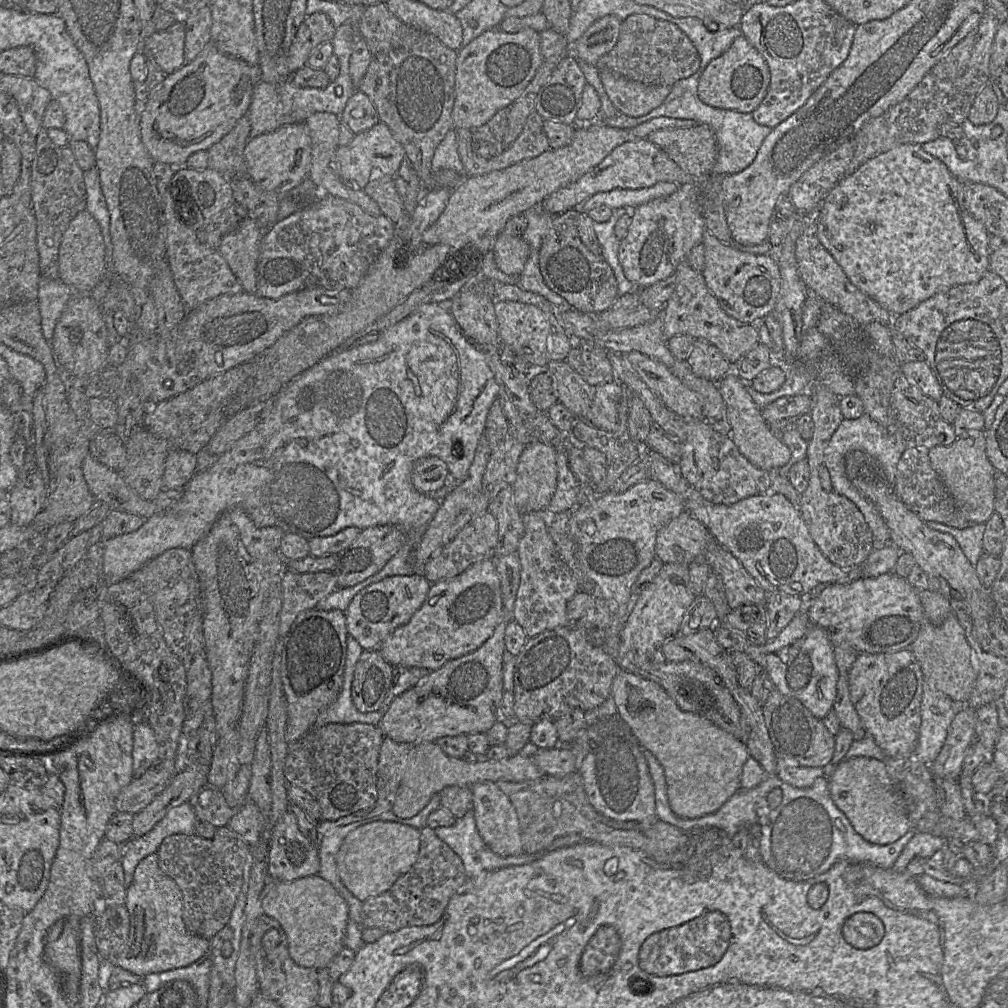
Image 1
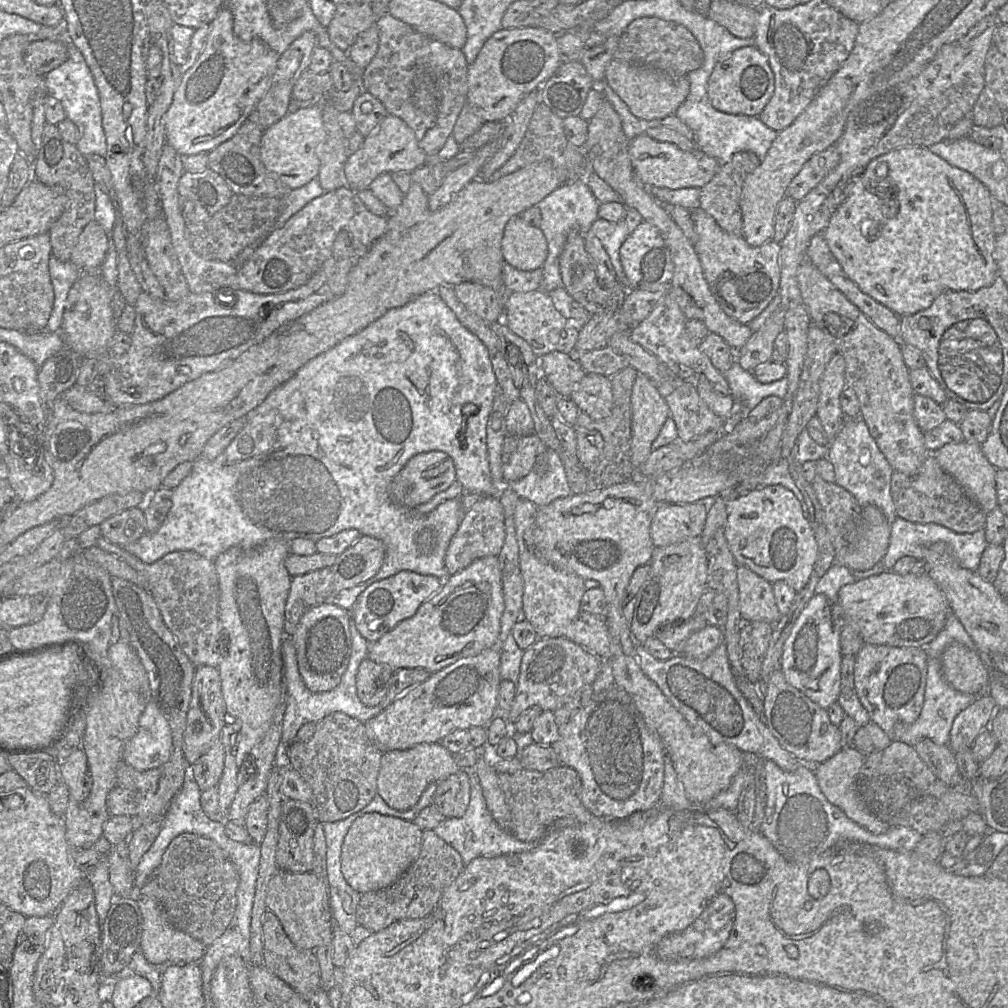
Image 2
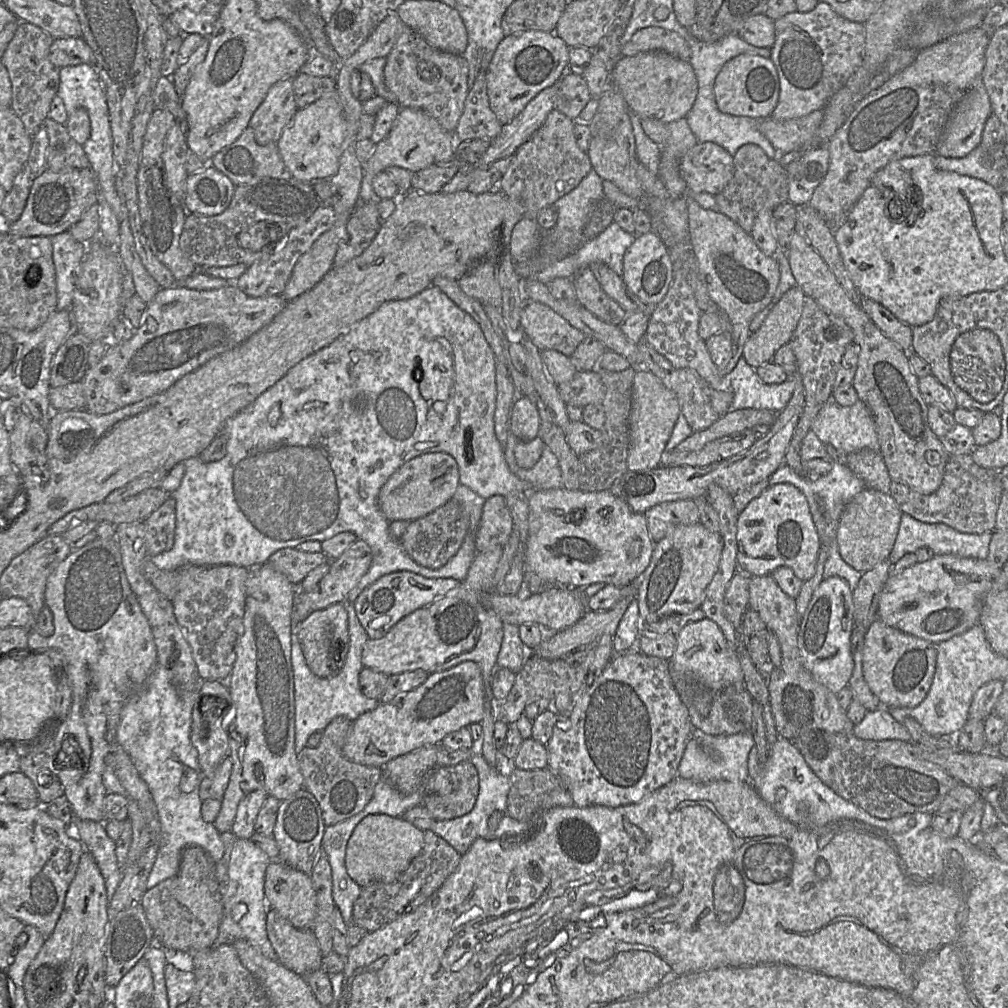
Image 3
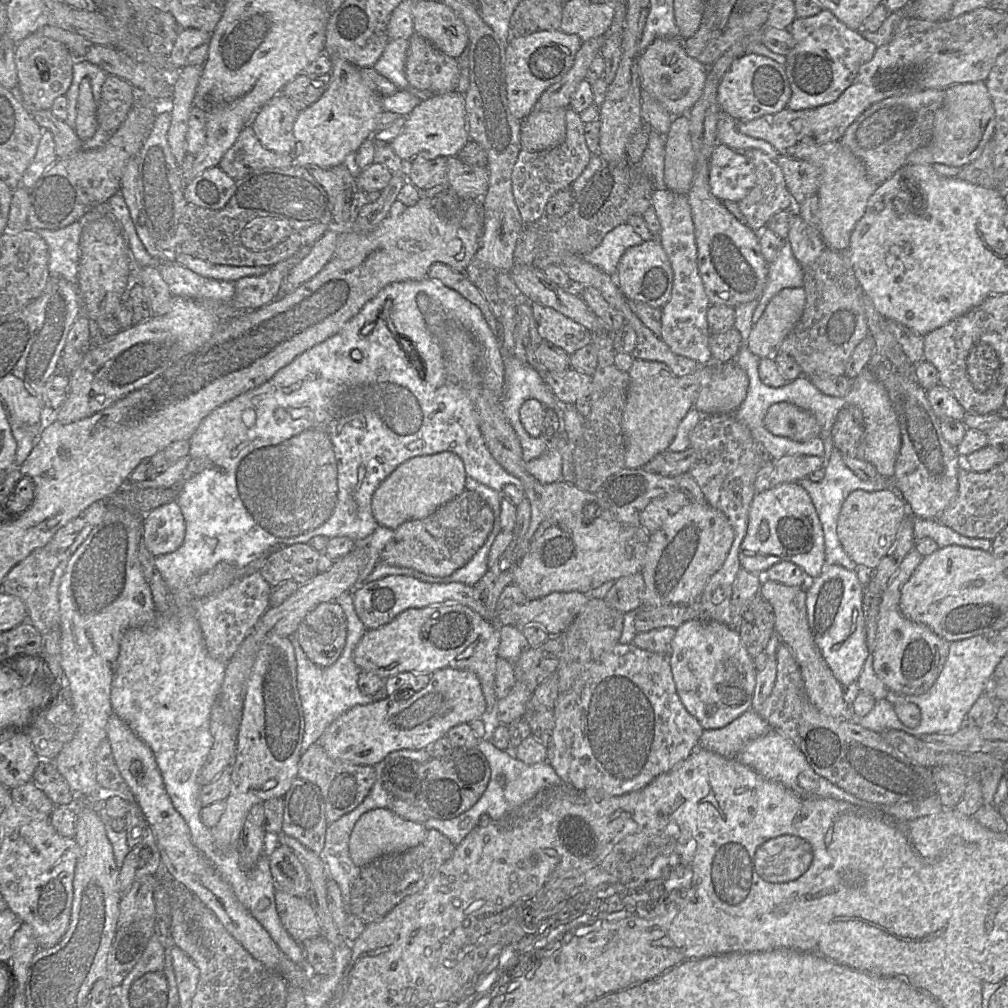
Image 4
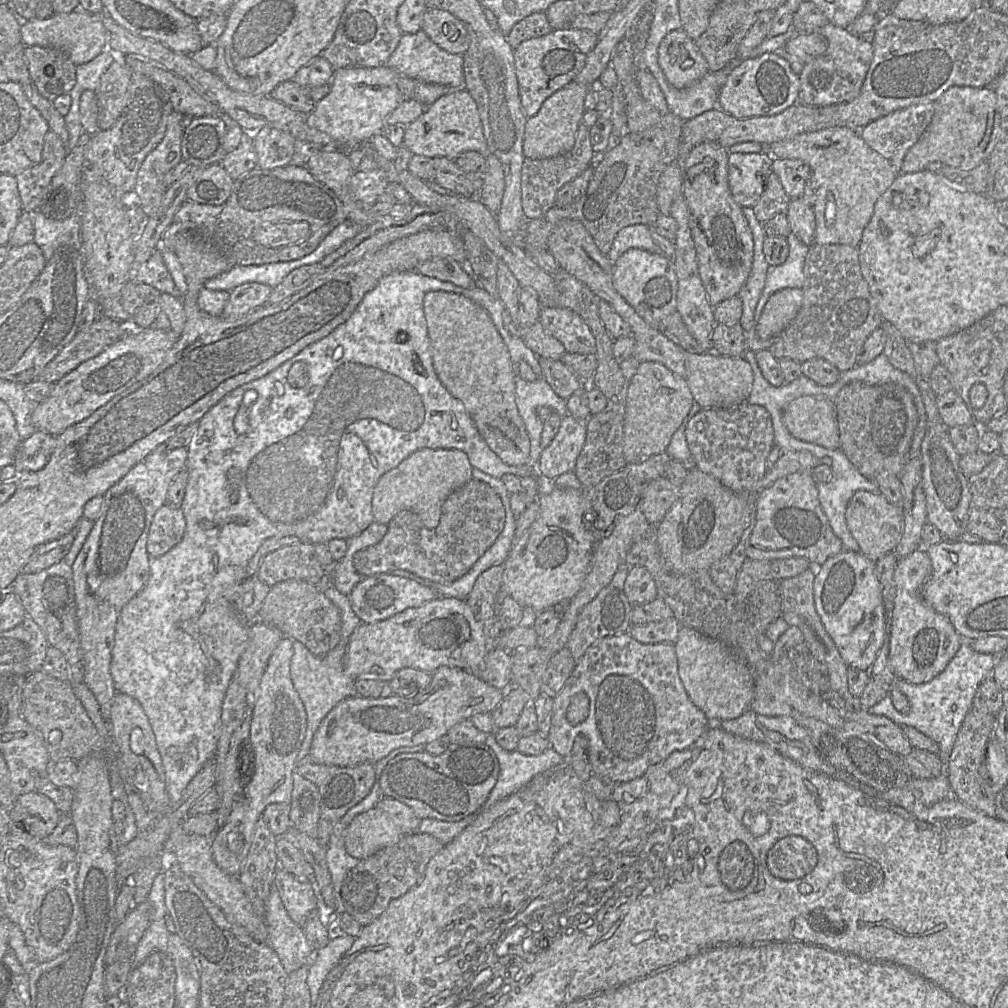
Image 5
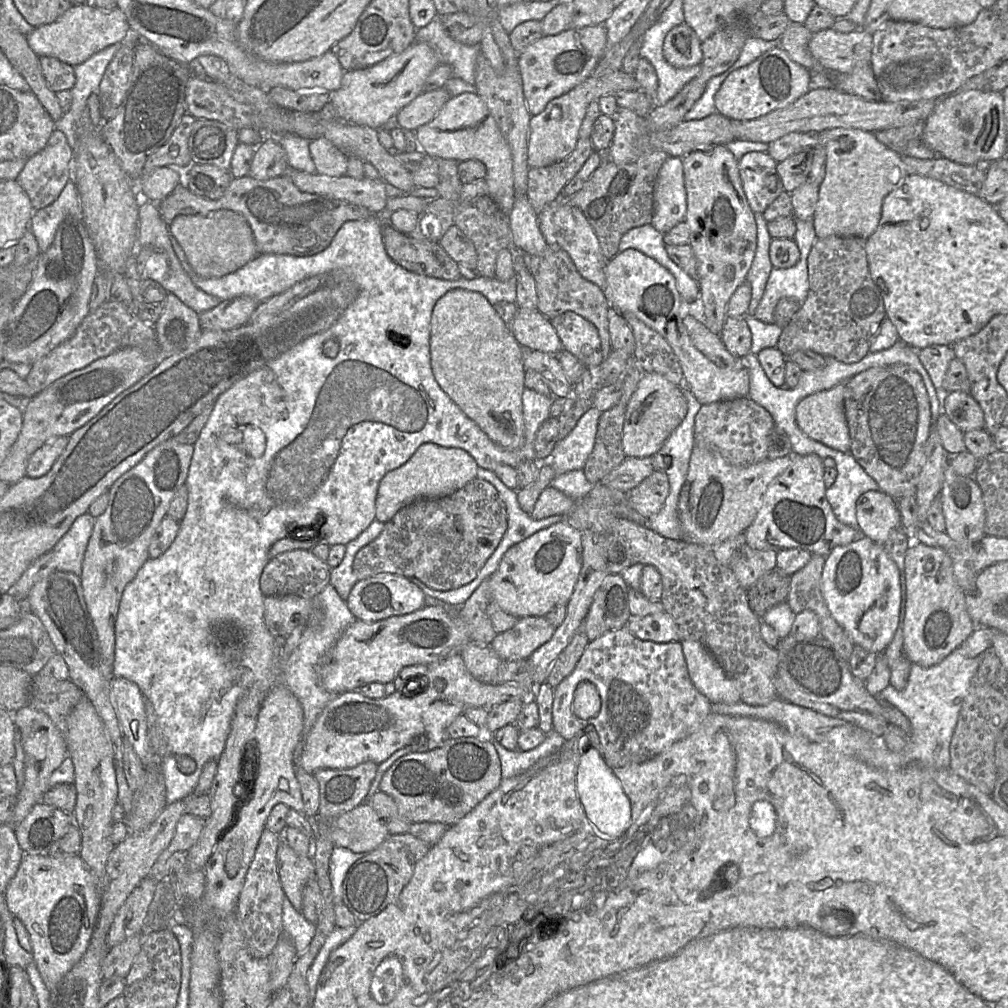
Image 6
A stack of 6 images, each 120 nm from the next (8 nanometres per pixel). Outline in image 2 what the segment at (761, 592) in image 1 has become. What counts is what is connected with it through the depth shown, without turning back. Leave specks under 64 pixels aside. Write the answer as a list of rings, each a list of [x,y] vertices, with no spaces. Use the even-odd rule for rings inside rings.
[[[710,502],[660,504],[650,525],[654,548],[700,537]],[[738,565],[739,609],[744,622],[775,624],[782,616],[776,605],[773,584],[749,568]]]

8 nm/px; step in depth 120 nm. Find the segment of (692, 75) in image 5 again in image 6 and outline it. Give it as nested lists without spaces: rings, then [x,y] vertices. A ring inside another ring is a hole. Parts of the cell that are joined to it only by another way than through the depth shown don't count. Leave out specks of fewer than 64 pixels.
[[[683,22],[666,34],[663,56],[670,65],[677,68],[701,64],[703,59],[701,41],[695,31]]]

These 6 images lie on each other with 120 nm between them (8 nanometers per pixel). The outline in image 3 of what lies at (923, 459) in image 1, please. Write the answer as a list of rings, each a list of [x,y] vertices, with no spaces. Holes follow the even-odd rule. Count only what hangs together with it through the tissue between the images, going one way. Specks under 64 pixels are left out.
[[[950,459],[939,488],[928,495],[911,490],[907,485],[891,481],[889,493],[903,513],[925,523],[943,523],[959,532],[982,534],[995,529],[996,512],[1003,488],[996,474],[981,481]]]

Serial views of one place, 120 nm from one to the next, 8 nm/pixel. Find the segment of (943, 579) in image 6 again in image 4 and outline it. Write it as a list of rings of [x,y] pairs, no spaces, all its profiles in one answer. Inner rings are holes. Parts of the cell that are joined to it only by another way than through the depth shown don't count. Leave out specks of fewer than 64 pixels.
[[[911,550],[902,560],[888,588],[884,591],[877,621],[873,668],[889,691],[906,695],[921,695],[927,692],[940,675],[950,642],[934,633],[928,626],[908,619],[900,609],[901,590],[923,556]]]

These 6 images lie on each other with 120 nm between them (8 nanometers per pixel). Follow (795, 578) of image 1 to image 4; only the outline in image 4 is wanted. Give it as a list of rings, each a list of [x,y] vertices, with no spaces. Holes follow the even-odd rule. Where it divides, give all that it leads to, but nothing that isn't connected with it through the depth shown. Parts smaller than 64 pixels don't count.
[[[798,482],[782,483],[755,495],[739,559],[743,569],[760,575],[780,562],[793,562],[813,578],[824,571],[823,527],[809,493]]]

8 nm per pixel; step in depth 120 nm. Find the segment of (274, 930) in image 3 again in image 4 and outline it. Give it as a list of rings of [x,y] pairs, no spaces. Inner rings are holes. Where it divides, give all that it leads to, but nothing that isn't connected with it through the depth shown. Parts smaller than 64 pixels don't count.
[[[275,889],[276,909],[290,936],[300,944],[320,935],[318,917],[307,897]]]

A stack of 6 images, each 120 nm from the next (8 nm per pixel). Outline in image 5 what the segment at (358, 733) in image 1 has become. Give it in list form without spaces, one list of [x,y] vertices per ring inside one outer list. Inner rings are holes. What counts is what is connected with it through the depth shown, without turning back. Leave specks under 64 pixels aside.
[[[307,755],[300,762],[297,762],[296,771],[316,785],[320,793],[320,817],[316,840],[326,850],[335,825],[350,808],[362,801],[371,791],[376,776],[375,764],[363,763],[351,767],[316,764]]]

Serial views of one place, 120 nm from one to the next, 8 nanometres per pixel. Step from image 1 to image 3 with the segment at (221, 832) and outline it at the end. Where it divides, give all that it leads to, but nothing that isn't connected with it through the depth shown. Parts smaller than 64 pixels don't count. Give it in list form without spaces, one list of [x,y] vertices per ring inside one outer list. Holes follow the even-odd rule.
[[[198,846],[185,847],[177,874],[148,888],[140,904],[157,944],[190,954],[213,946],[223,917],[223,903],[212,859]]]

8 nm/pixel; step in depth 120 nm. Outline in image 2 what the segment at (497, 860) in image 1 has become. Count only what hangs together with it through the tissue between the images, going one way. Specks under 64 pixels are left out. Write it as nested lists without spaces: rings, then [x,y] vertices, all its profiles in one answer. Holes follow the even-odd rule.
[[[475,767],[462,769],[467,771],[470,779],[471,796],[468,808],[465,814],[460,818],[445,818],[433,830],[436,835],[452,846],[461,855],[464,865],[480,856],[497,857],[534,849],[537,842],[520,841],[512,833],[499,827],[487,808]]]

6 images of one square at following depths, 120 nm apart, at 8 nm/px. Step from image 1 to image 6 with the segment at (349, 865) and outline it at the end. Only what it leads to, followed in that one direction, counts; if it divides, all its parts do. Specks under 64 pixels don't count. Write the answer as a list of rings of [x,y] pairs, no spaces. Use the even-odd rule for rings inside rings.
[[[362,803],[342,814],[329,825],[334,847],[366,854],[377,848],[389,832],[372,807]]]

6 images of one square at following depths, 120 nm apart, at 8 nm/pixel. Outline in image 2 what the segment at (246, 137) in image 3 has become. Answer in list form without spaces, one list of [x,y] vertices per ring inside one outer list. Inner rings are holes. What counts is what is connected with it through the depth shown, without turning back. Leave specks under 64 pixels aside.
[[[247,119],[232,138],[207,154],[208,168],[224,179],[234,195],[282,199],[291,190],[268,171],[261,161],[260,142],[263,131],[254,122]]]

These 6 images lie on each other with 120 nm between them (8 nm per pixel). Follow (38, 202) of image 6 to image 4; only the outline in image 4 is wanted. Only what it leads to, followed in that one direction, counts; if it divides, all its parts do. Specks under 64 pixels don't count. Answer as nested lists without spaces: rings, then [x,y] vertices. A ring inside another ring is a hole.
[[[43,130],[35,157],[24,172],[21,185],[28,190],[32,189],[57,159],[53,136],[49,130]]]

